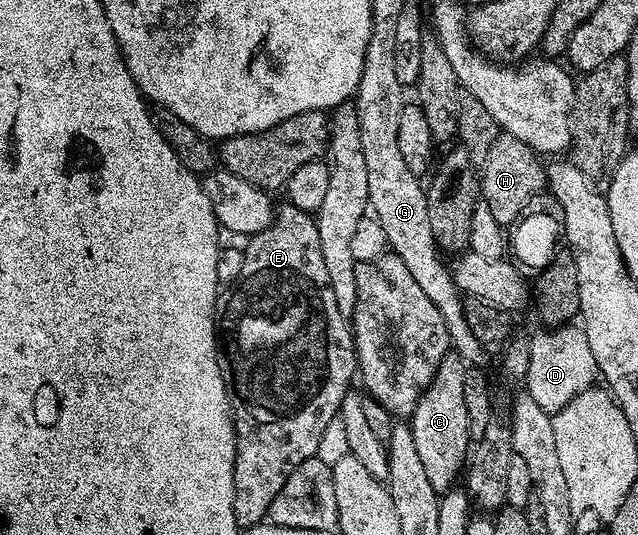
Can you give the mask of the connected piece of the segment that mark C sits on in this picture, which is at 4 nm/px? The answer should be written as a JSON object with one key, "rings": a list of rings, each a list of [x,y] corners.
{"rings":[[[450,353],[439,365],[431,385],[419,397],[411,416],[411,426],[415,437],[415,450],[423,461],[423,470],[431,485],[439,493],[444,493],[462,478],[465,464],[471,450],[471,440],[467,429],[467,404],[463,398],[463,377],[467,364],[460,355]]]}

